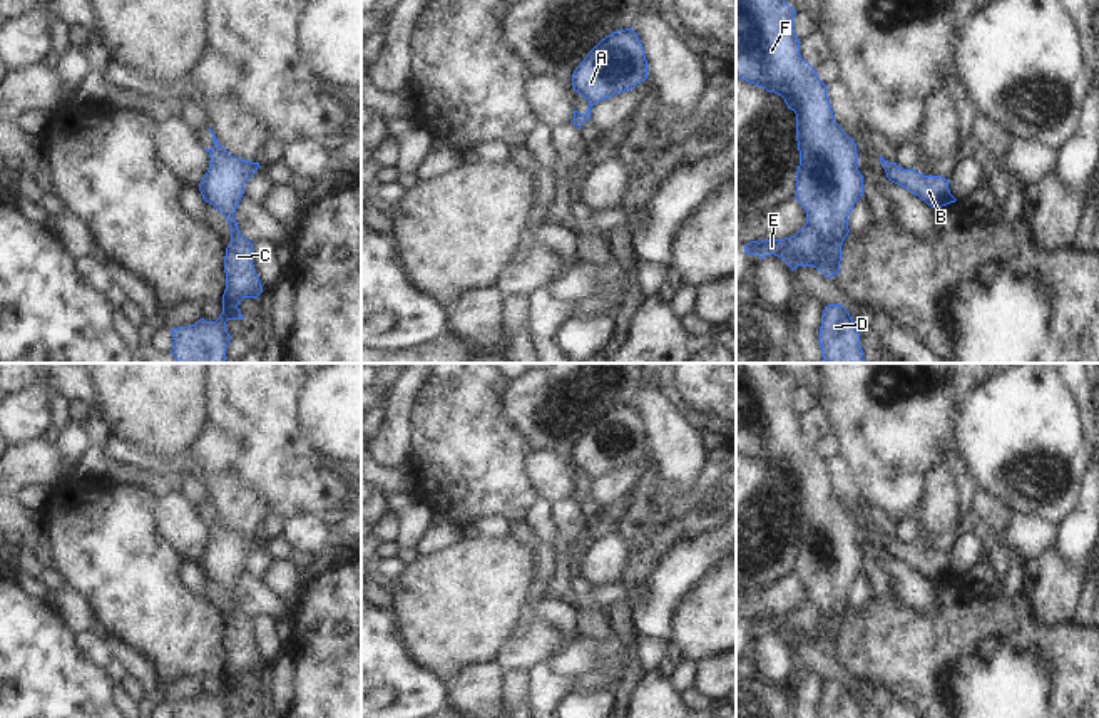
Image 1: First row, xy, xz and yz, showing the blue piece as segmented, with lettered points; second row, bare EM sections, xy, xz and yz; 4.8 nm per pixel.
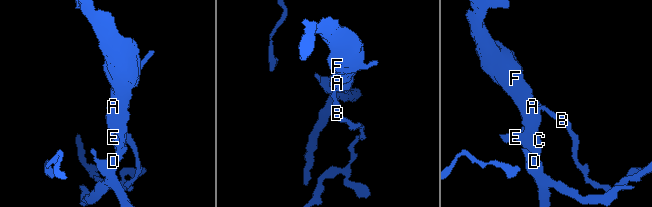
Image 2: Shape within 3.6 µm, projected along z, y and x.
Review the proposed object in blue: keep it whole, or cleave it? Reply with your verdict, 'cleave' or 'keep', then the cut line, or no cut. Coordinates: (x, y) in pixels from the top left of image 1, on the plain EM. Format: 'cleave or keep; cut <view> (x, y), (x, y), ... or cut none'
cleave; cut yz (848, 512), (855, 524)

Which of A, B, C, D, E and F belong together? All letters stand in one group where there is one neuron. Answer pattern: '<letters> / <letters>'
A C D E F / B

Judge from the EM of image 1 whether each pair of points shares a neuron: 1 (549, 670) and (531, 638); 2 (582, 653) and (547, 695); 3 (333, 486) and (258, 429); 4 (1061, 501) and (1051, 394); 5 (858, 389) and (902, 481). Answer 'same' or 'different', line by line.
1: different
2: same
3: same
4: same
5: same

